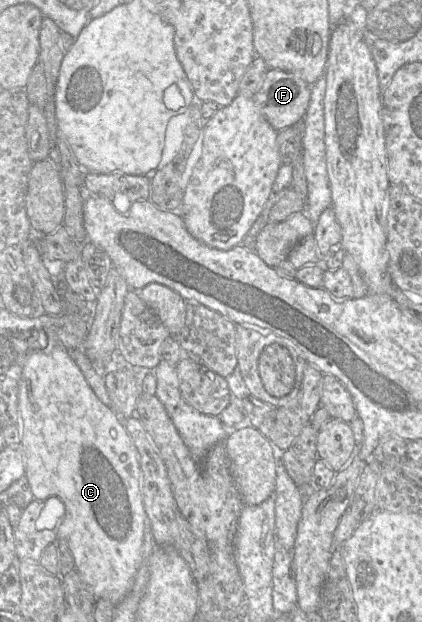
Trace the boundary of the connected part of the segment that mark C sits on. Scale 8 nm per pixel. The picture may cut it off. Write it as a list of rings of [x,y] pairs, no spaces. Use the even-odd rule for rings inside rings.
[[[56,344],[50,351],[31,354],[24,363],[18,388],[18,410],[21,419],[21,440],[19,447],[25,458],[25,476],[35,500],[46,501],[56,497],[64,505],[65,513],[58,525],[58,538],[64,540],[74,558],[75,569],[82,581],[92,590],[96,600],[105,599],[117,606],[130,590],[135,575],[143,563],[143,540],[148,517],[146,515],[142,491],[142,473],[137,448],[127,433],[123,419],[109,406],[103,404],[87,383],[83,373],[72,360],[69,351]]]

